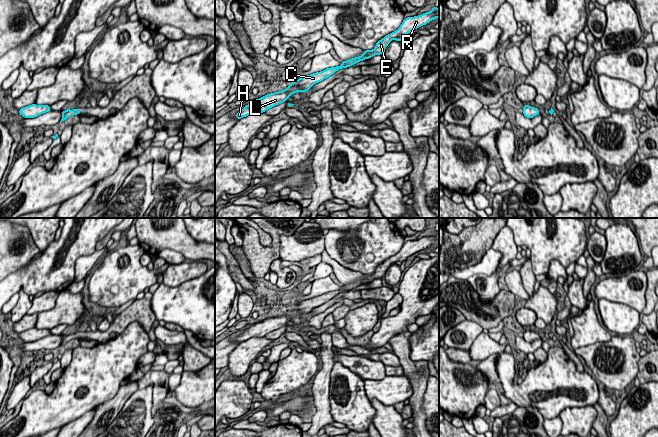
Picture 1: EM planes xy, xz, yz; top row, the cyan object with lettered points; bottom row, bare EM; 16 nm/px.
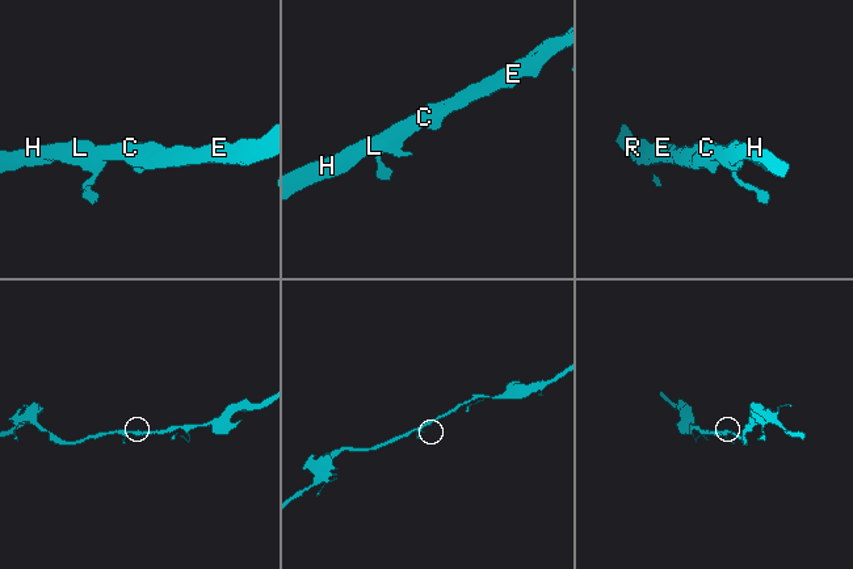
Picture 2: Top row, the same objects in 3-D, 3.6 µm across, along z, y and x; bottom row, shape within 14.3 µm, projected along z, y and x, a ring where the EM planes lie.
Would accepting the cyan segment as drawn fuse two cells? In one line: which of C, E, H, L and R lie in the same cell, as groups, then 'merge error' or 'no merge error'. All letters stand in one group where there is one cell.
C E H L R | no merge error

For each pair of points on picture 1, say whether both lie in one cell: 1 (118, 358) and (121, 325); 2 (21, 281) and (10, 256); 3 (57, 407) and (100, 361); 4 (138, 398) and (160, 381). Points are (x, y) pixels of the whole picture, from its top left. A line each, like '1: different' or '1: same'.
1: different
2: different
3: same
4: different

